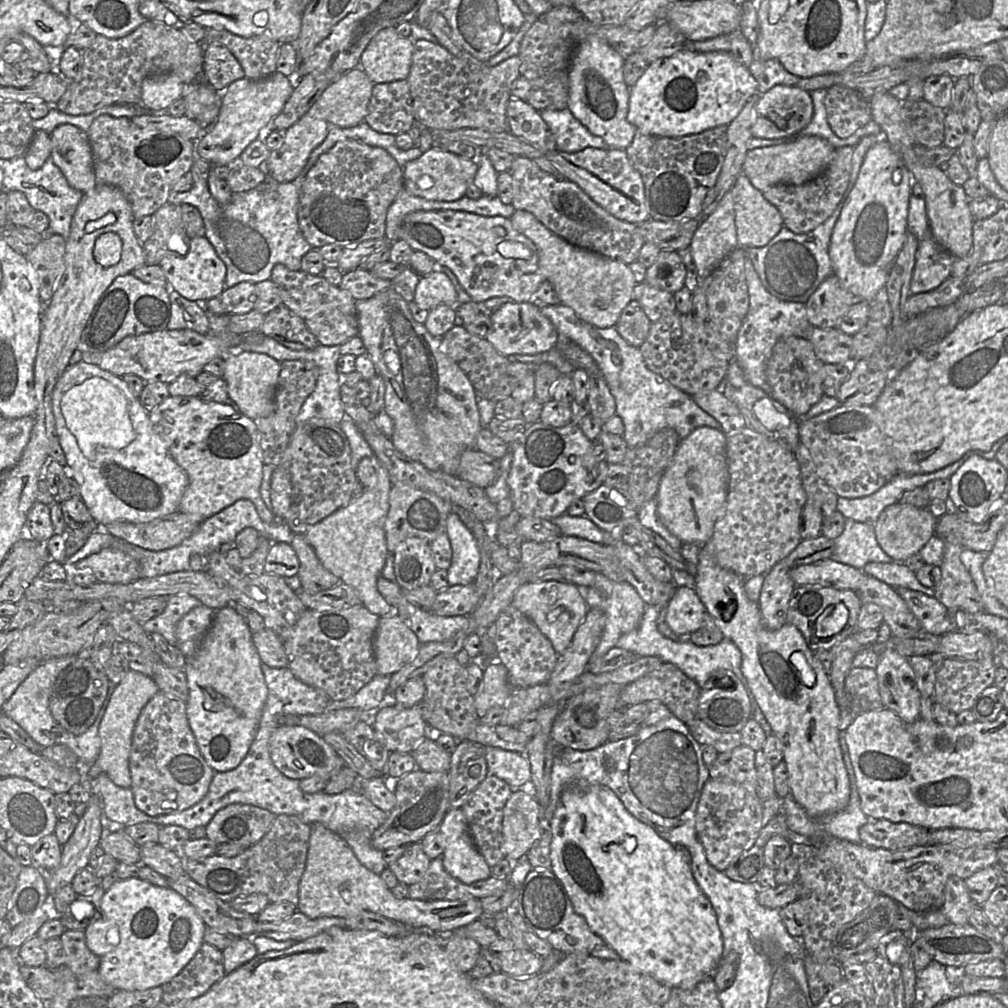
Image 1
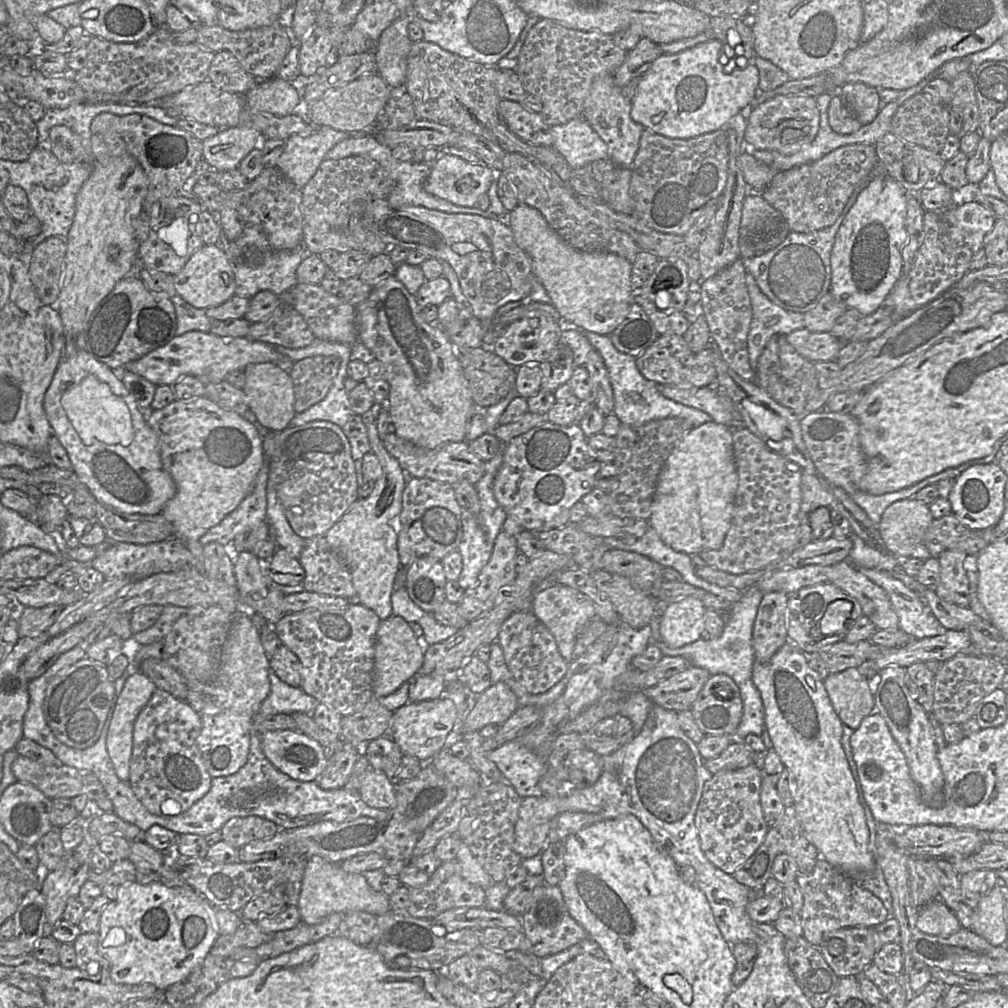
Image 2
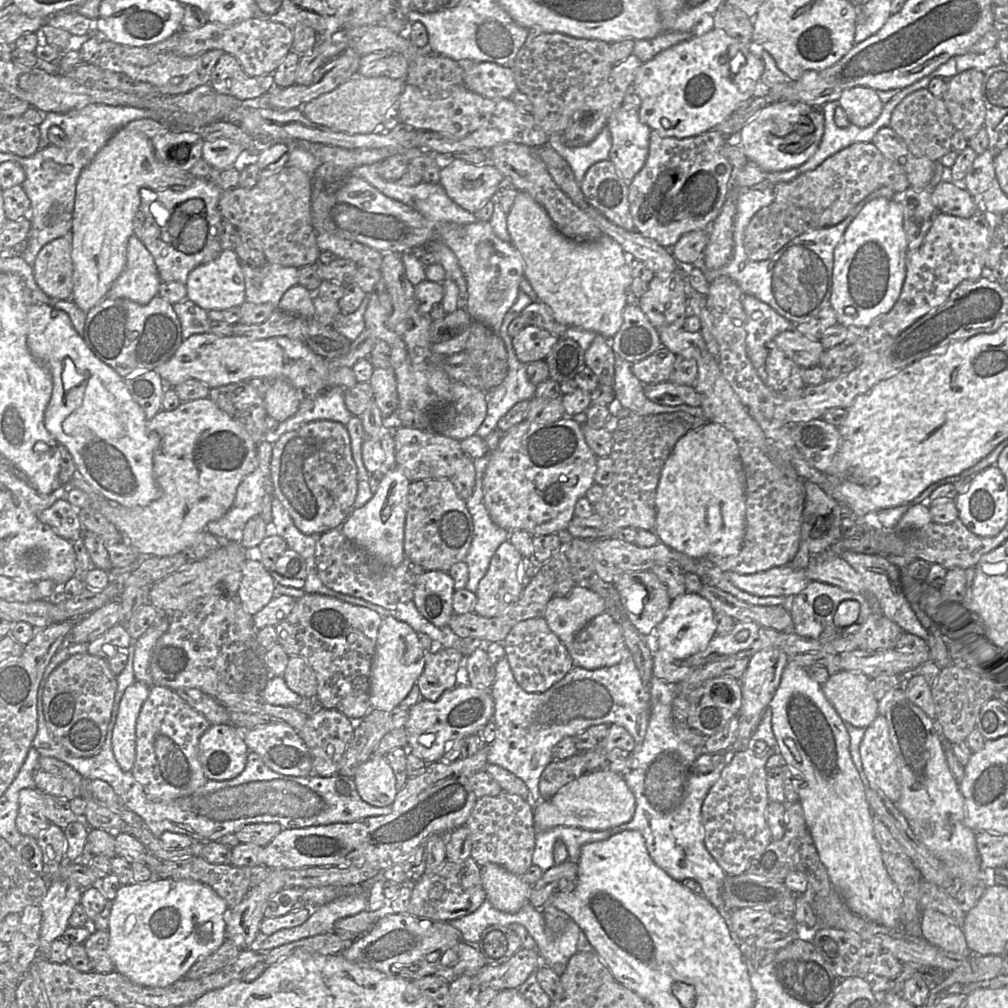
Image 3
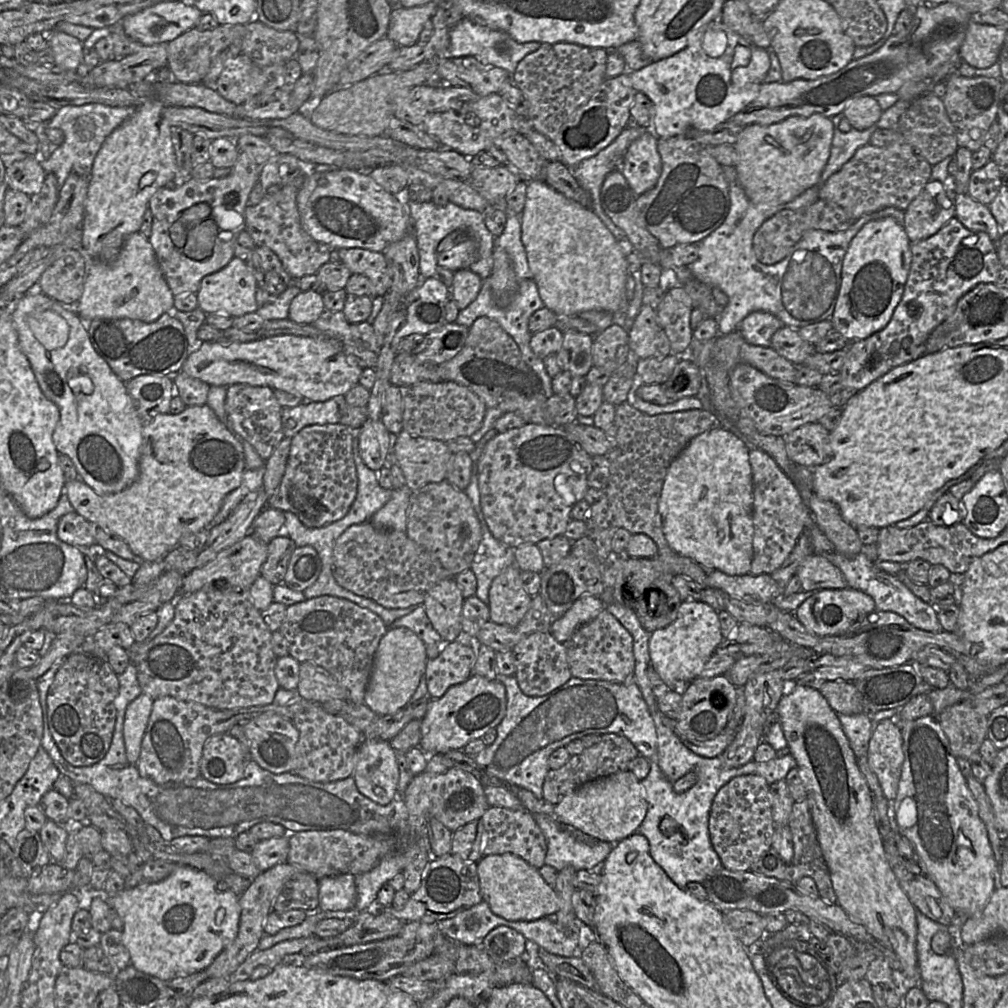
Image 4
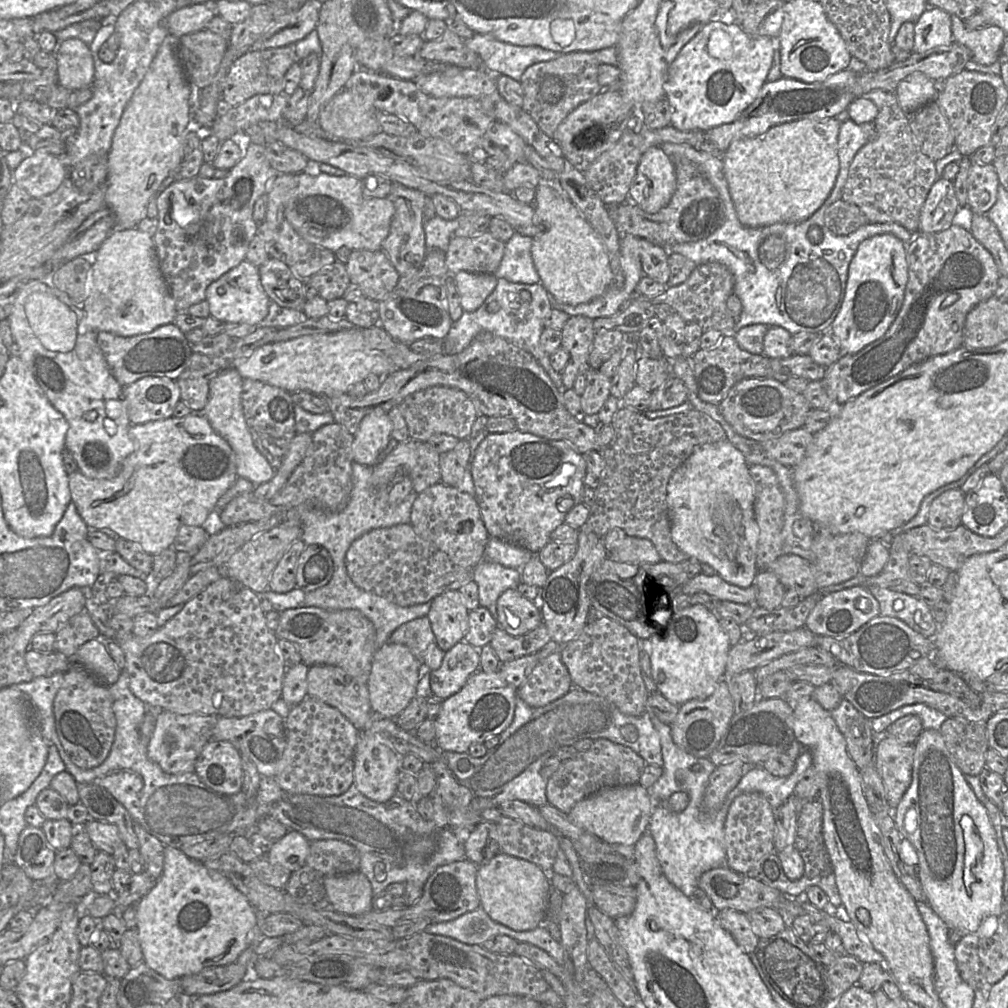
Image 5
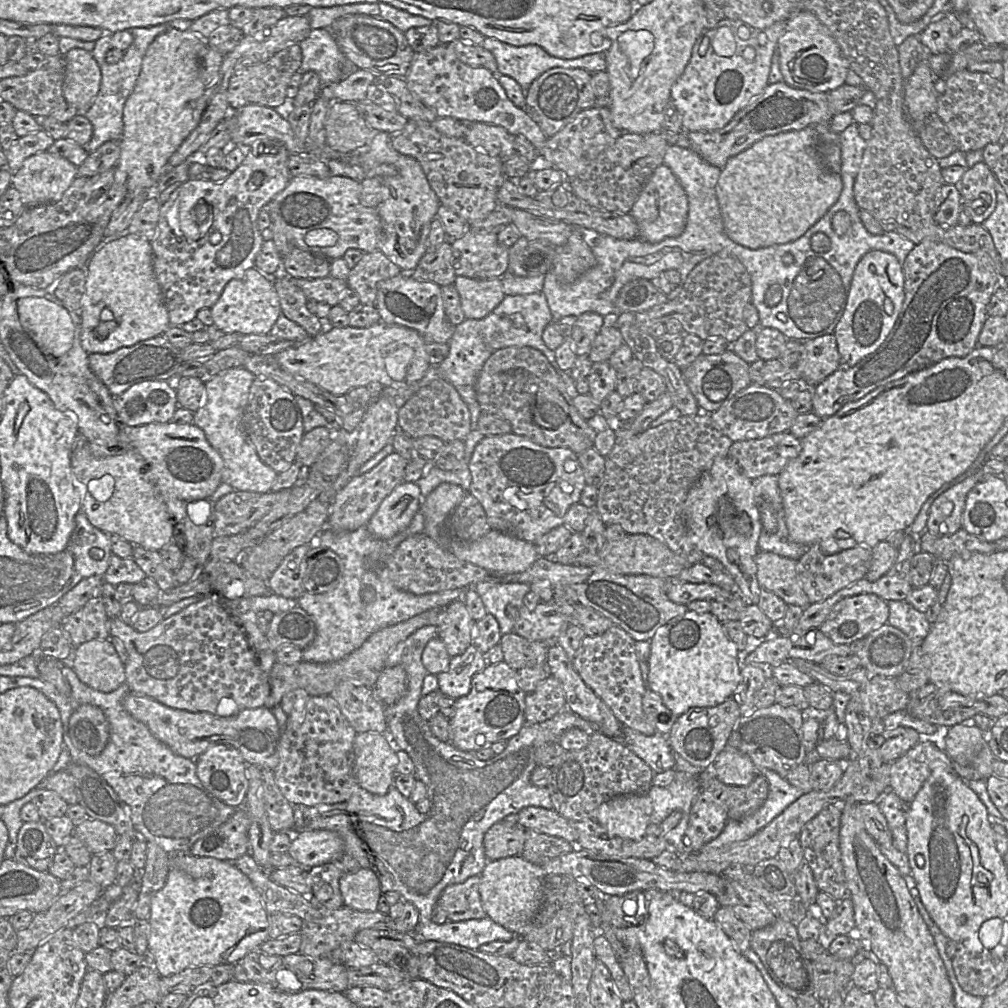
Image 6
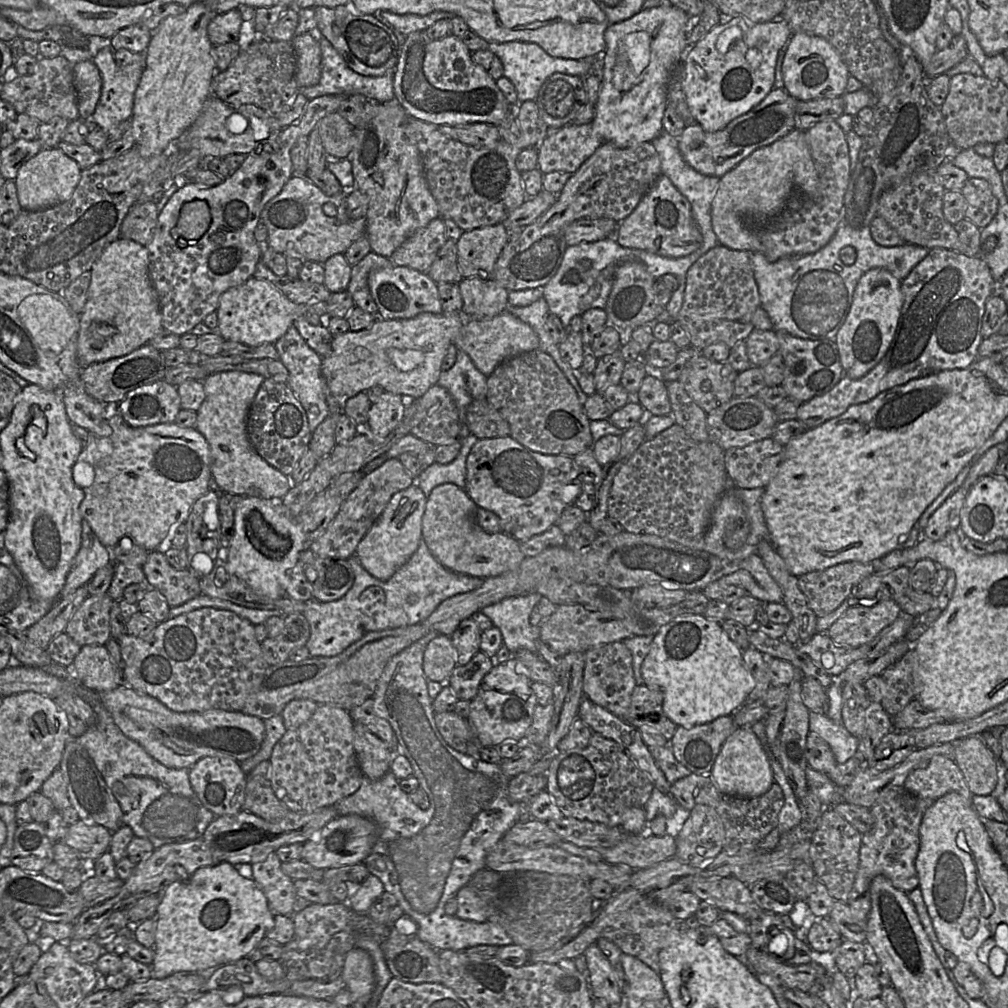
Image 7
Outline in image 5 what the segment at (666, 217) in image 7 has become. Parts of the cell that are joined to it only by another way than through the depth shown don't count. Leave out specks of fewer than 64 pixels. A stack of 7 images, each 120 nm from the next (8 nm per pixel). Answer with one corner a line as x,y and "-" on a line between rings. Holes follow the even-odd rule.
659,146
647,149
640,158
628,193
628,201
654,214
665,207
676,189
674,161

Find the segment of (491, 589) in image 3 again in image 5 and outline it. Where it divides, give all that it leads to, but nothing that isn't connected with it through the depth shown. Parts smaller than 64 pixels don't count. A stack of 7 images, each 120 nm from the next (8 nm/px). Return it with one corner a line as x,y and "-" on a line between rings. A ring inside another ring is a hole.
508,589
497,600
497,625
509,635
521,636
542,623
538,602
531,601
518,591

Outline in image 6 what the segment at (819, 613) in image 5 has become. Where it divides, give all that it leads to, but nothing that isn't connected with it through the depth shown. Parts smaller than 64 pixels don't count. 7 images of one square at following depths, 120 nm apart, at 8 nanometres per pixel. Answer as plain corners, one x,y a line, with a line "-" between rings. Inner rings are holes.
860,594
843,598
835,604
819,630
835,644
850,644
862,640
873,631
888,623
889,606
887,601
875,594

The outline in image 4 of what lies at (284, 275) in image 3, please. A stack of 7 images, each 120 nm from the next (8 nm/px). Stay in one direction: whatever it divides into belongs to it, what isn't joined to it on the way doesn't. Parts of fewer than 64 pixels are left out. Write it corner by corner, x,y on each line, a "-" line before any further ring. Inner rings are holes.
295,284
280,295
272,295
261,287
256,289
256,313
265,321
288,319
289,306
293,298
301,292

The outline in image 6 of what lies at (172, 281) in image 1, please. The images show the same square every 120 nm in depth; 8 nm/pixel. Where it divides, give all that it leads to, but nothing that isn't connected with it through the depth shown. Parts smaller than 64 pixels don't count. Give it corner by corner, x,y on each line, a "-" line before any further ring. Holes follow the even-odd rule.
252,267
246,270
242,278
230,280
218,301
210,308
214,325
227,334
269,334
282,314
279,296
273,285
273,277
274,275
265,275
256,267

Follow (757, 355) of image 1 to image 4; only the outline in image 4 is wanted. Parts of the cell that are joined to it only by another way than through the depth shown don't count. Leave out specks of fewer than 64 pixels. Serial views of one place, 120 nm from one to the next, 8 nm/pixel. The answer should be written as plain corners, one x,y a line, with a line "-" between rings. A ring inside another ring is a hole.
754,311
742,320
737,330
748,344
770,347
772,335
782,327
784,323
775,315

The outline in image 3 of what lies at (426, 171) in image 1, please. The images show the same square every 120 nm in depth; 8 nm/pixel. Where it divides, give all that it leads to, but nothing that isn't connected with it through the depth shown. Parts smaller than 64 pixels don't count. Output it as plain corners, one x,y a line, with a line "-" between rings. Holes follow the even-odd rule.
450,157
443,165
440,170
440,185
456,204
472,213
491,200
504,178
491,163
470,164

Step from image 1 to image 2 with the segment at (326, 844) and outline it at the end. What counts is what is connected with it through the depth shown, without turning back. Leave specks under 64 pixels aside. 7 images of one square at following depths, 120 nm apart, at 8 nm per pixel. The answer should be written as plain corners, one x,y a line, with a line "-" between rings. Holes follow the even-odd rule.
318,855
310,857
306,865
298,908
301,921
308,925
316,925
332,913
366,911
379,916
392,910
389,896
375,891
362,873
347,872
-
461,907
446,910
434,918
448,932
463,928
483,930
487,927
523,930
520,917
505,910
494,911
485,907

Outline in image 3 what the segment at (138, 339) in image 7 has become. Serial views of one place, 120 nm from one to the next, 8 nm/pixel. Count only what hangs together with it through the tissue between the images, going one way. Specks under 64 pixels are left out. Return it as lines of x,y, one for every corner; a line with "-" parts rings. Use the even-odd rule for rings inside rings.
132,235
128,241
126,266
106,297
146,305
158,295
161,282
152,254
142,240

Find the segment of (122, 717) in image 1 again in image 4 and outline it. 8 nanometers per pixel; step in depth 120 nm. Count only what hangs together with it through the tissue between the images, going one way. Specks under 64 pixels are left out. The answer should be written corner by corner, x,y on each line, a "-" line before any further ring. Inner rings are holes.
141,693
127,706
124,720
124,741
130,763
137,765
142,740
152,711
153,699

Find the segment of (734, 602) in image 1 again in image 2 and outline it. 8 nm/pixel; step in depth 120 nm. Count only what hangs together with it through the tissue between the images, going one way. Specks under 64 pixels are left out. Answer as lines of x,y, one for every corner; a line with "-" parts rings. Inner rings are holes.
790,641
767,662
754,662
752,680
764,708
765,726
784,766
793,776
794,800
804,834
815,846
820,858
840,871
850,874
874,870
876,862
870,850
870,830
859,801
856,781
842,746
843,723
836,713
824,686
824,679
808,665
808,656

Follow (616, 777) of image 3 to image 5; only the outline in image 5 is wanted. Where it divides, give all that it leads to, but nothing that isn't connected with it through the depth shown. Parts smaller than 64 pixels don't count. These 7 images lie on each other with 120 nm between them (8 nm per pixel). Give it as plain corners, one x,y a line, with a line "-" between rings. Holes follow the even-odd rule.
640,783
608,787
577,802
567,815
578,827
608,844
634,846
648,830
652,803
648,789

